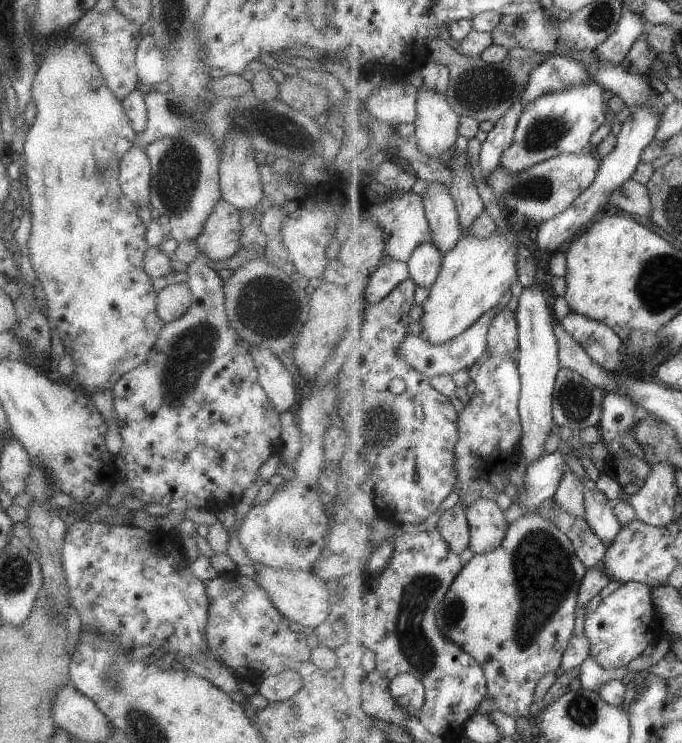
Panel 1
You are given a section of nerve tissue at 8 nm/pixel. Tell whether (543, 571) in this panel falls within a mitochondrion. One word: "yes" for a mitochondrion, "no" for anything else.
yes

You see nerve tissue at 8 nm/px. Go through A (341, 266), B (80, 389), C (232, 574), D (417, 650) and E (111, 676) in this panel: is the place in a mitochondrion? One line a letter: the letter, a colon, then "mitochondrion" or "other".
A: other
B: other
C: other
D: mitochondrion
E: mitochondrion

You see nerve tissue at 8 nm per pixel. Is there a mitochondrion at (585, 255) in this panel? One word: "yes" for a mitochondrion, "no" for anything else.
no

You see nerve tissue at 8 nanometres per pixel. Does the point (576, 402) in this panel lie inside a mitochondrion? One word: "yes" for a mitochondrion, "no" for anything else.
yes

